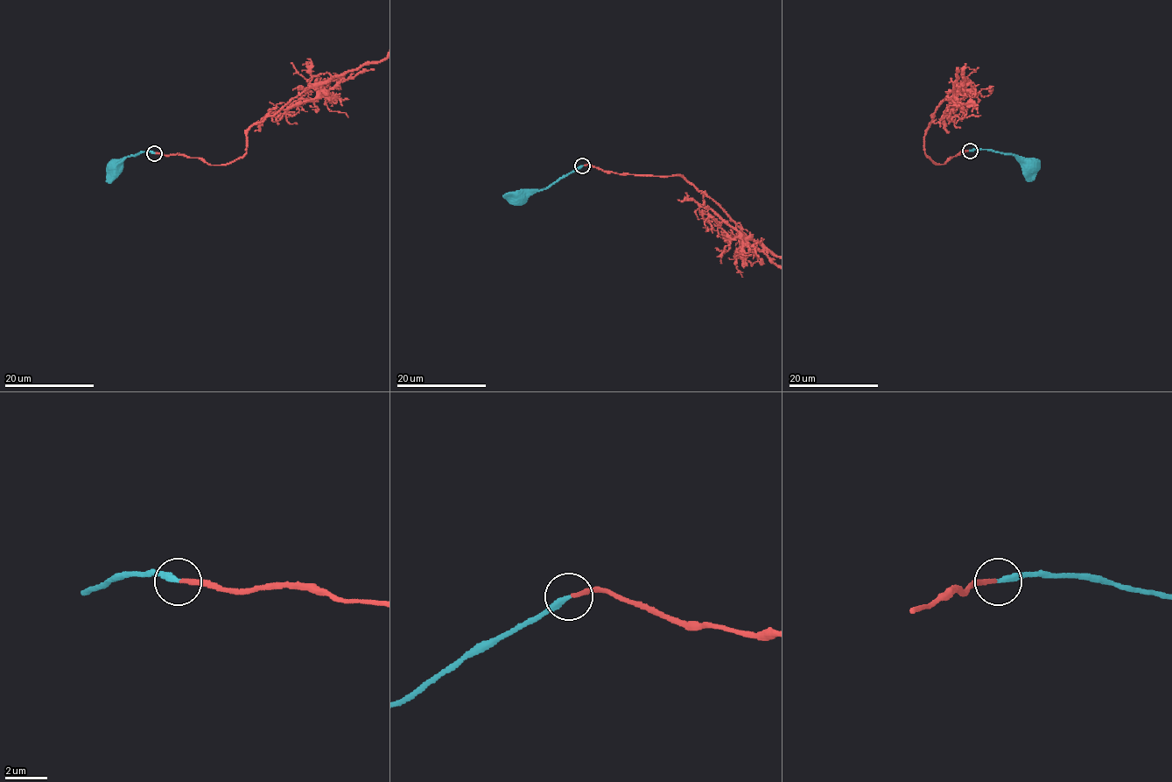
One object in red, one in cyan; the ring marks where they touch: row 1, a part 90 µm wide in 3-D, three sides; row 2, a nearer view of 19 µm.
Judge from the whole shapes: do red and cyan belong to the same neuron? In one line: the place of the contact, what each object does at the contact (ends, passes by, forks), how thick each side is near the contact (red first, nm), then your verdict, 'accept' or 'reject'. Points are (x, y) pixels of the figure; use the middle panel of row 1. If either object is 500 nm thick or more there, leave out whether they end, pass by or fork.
at (582, 165); red ends there; cyan ends there; 200 nm thick on the red side, 260 nm on the other; accept

